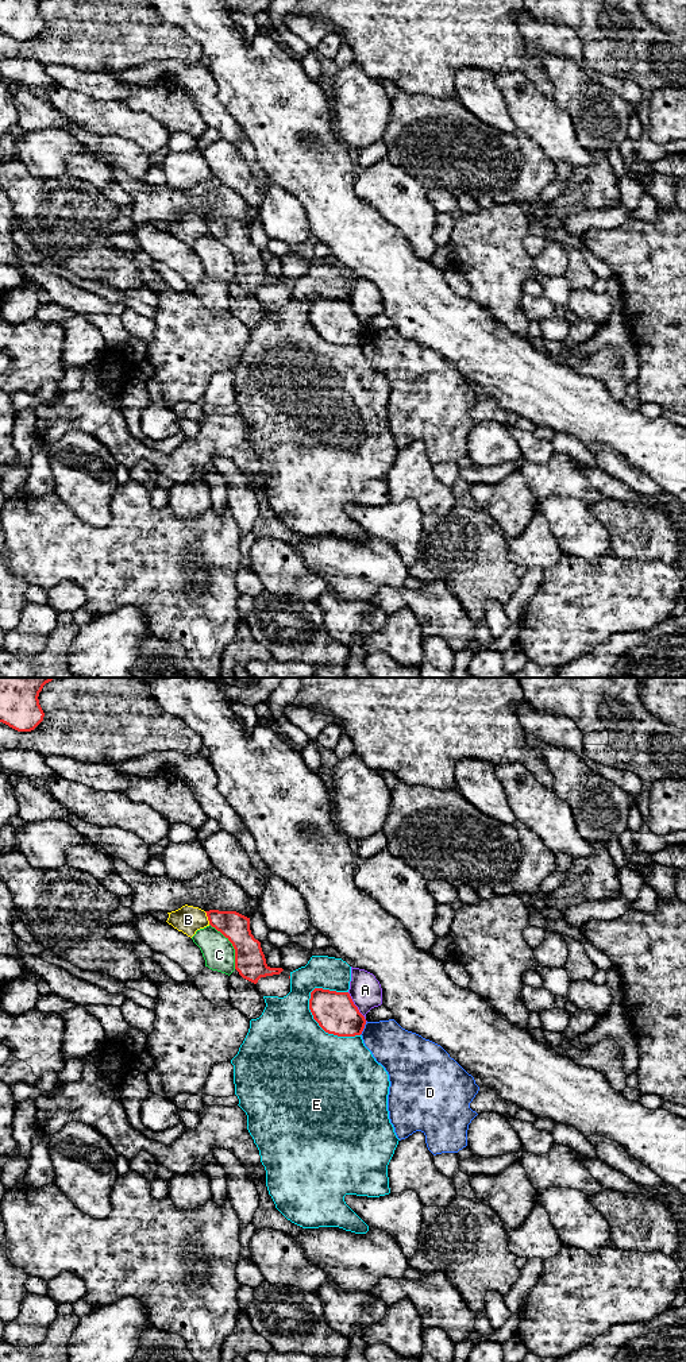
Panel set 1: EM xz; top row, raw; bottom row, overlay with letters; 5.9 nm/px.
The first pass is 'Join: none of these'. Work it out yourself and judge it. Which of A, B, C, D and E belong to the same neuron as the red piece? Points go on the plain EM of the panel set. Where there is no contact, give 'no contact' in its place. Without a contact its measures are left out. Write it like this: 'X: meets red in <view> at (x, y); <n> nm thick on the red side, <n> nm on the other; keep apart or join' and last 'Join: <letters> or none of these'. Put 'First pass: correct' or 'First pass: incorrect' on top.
First pass: correct
A: meets red in xz at (357, 316); 240 nm thick on the red side, 190 nm on the other; keep apart
B: meets red in xz at (208, 227); 160 nm thick on the red side, 160 nm on the other; keep apart
C: meets red in xz at (232, 254); 180 nm thick on the red side, 190 nm on the other; keep apart
D: meets red in xz at (363, 336); 240 nm thick on the red side, 260 nm on the other; keep apart
E: meets red in xz at (323, 338); 240 nm thick on the red side, 500 nm on the other; keep apart
Join: none of these

